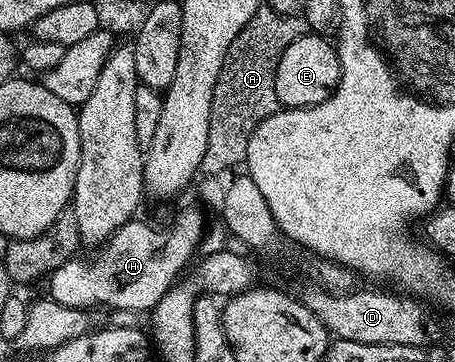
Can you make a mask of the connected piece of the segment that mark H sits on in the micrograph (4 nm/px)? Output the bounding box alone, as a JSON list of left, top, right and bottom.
[47,206,207,313]

